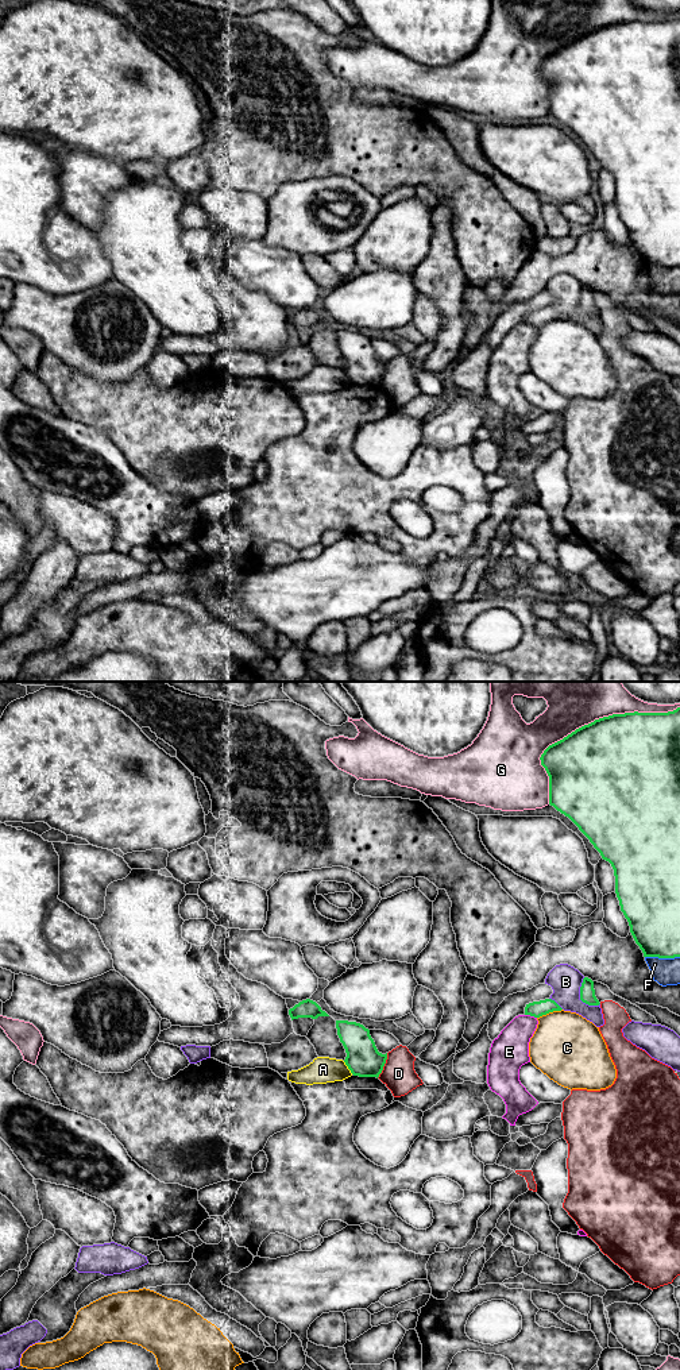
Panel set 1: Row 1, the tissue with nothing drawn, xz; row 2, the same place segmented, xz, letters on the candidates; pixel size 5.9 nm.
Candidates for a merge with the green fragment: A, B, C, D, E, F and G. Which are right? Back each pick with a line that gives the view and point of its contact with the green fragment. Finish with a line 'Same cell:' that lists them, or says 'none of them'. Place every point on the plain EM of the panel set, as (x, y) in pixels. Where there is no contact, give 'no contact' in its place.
Same cell: none of them

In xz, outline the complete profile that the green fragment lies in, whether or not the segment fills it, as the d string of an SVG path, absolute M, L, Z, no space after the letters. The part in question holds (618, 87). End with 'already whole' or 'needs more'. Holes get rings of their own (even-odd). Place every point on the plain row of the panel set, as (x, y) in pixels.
M680 16L668 22L613 23L584 34L549 54L540 66L549 85L549 113L568 126L614 178L615 202L644 266L680 266Z | already whole

